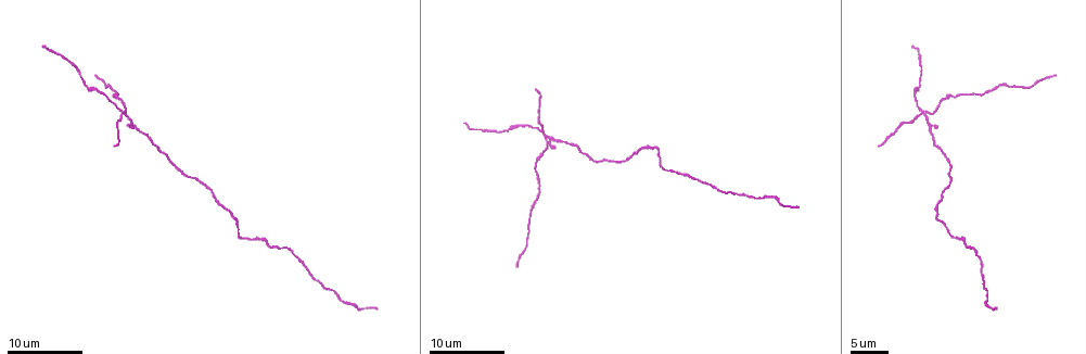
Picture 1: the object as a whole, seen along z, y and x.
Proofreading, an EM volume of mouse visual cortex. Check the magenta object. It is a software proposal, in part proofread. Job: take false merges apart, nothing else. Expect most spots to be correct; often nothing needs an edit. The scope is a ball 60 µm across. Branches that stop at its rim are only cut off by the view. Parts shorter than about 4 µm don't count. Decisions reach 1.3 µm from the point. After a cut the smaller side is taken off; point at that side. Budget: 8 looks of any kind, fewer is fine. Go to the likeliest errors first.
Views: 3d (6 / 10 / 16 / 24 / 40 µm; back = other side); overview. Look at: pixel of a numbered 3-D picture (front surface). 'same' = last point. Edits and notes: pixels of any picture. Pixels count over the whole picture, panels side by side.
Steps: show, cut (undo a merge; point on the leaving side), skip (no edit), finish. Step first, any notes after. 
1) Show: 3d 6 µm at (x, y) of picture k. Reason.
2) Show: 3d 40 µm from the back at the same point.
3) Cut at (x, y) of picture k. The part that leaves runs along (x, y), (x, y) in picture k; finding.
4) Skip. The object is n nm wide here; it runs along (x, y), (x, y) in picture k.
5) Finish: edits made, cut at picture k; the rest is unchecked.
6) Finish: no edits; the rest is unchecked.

Show: 3d 10 µm at (929, 113) of picture 1. Three-way junction.

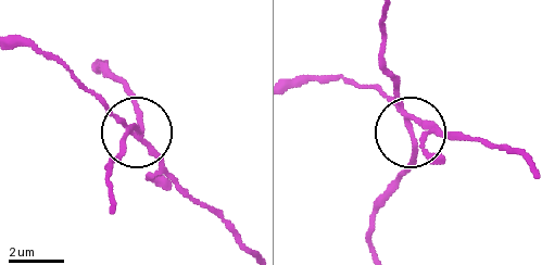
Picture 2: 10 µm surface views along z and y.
Cut at (124, 154) of picture 2. The part that leaves runs along (405, 112), (411, 161), (380, 207), (370, 249) in picture 2; a second neuron is stuck on.

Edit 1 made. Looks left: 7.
Show: 3d 10 µm at (942, 151) of picture 1. Narrows sharply.

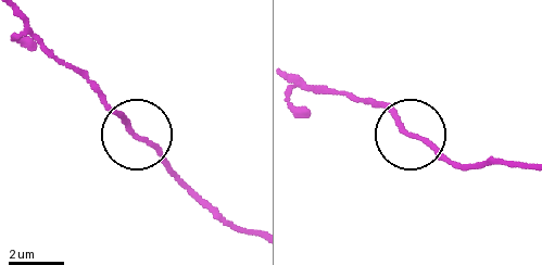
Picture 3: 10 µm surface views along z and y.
Skip. It runs along (528, 167), (451, 163), (368, 100) in picture 3; continuous, no second neuron.

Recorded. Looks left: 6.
Show: 3d 6 µm at (86, 86) of picture 1. Thick turns thin.

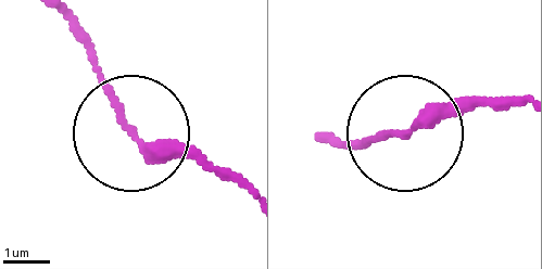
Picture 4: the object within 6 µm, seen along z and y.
Skip. It runs along (242, 183), (138, 148), (67, 20) in picture 4; one neuron here.

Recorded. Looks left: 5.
Show: 3d 10 µm at (950, 181) of picture 1.

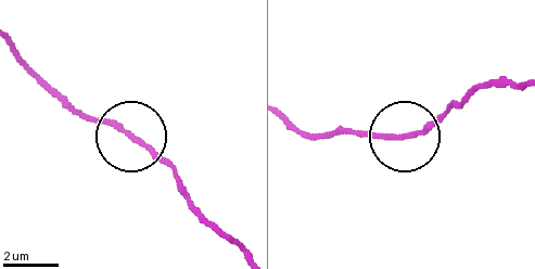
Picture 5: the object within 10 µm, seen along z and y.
Show: 3d 10 µm from the back at (123, 130) of picture 5.

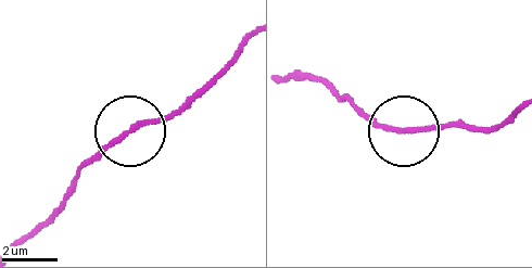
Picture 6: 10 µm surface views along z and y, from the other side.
Skip. It runs along (402, 131), (470, 124) in picture 6; continuous, no second neuron.

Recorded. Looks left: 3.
Finish: edits made, cut at picture 2; the rest is unchecked.

